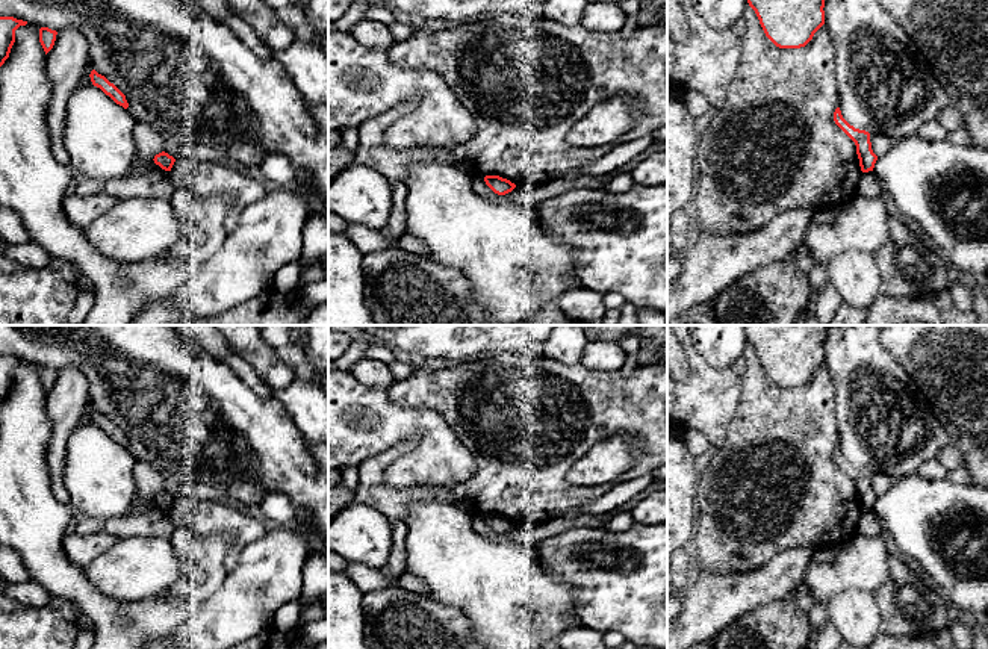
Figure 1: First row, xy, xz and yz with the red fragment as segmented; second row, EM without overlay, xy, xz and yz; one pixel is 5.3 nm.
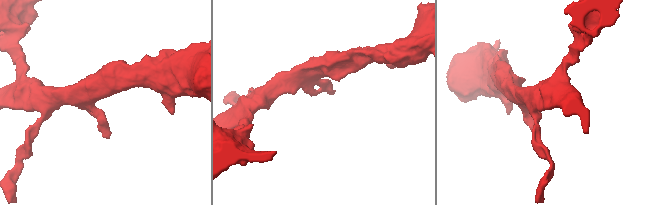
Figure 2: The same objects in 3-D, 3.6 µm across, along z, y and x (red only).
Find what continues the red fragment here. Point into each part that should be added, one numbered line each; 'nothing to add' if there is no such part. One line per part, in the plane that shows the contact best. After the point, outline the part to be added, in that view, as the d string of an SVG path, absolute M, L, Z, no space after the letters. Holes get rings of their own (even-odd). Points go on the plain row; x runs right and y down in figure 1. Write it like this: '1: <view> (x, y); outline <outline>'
nothing to add

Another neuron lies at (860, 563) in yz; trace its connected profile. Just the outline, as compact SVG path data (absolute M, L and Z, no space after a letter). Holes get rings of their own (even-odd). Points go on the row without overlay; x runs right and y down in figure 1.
M856 533L838 545L832 563L809 561L800 584L820 604L847 588L876 593L888 576L887 558L888 551L881 536L865 537Z

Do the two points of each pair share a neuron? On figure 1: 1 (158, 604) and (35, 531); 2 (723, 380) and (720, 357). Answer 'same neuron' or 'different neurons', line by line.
1: same neuron
2: different neurons

